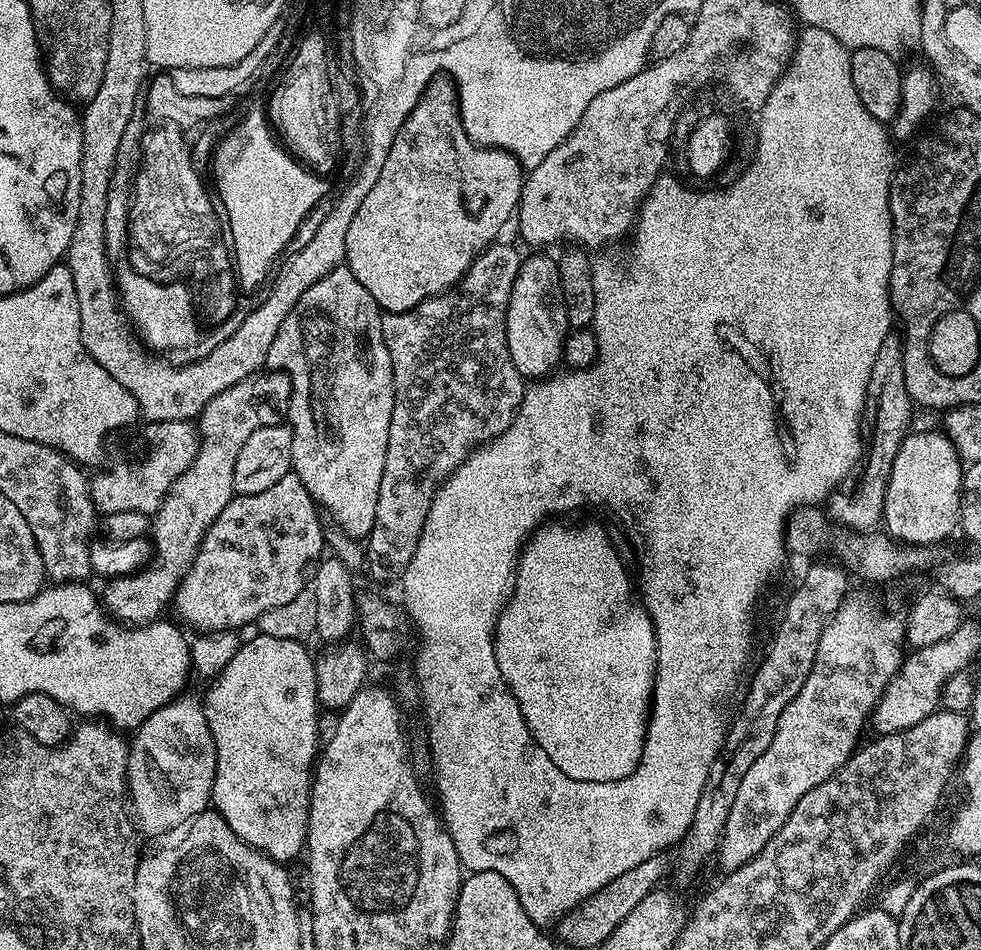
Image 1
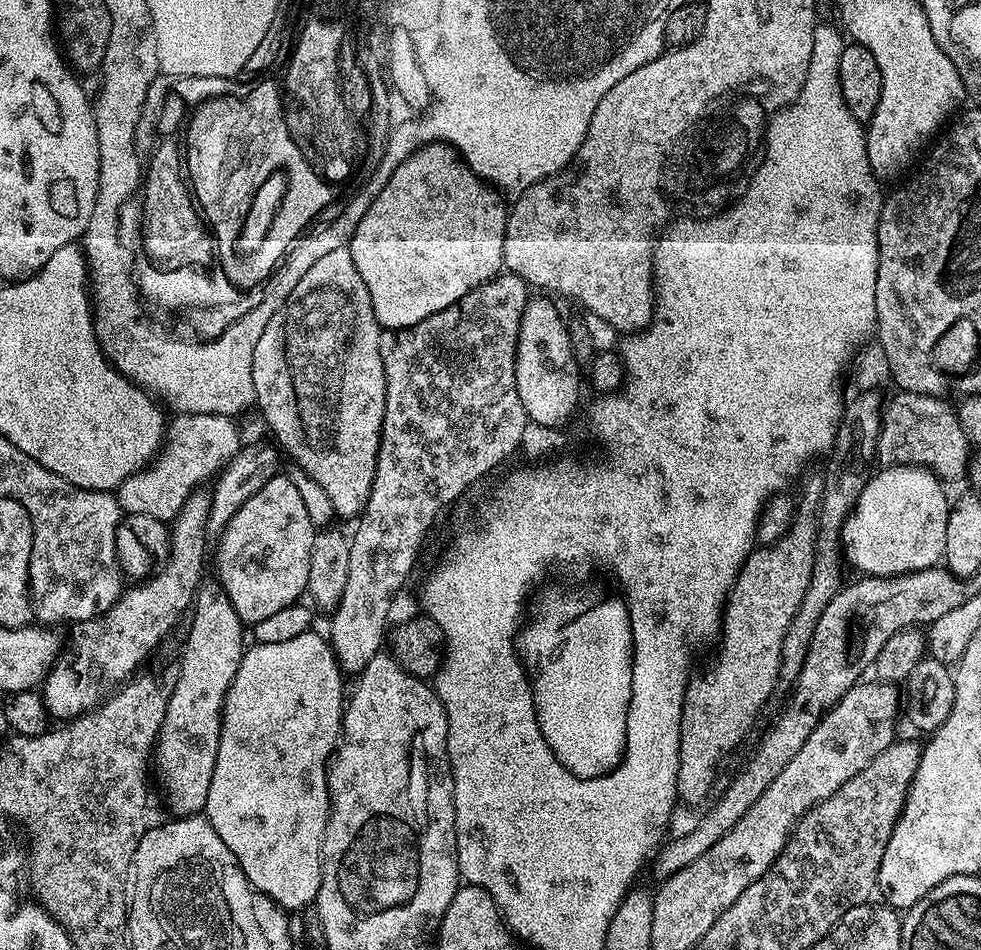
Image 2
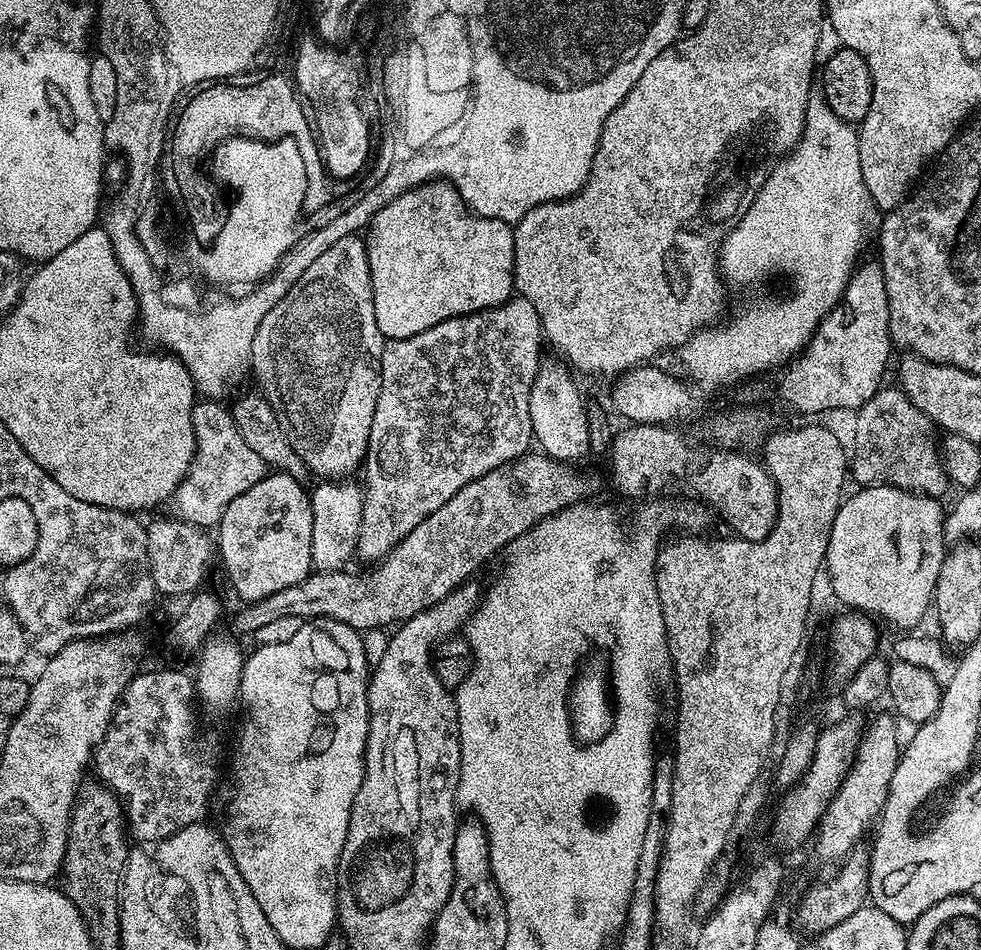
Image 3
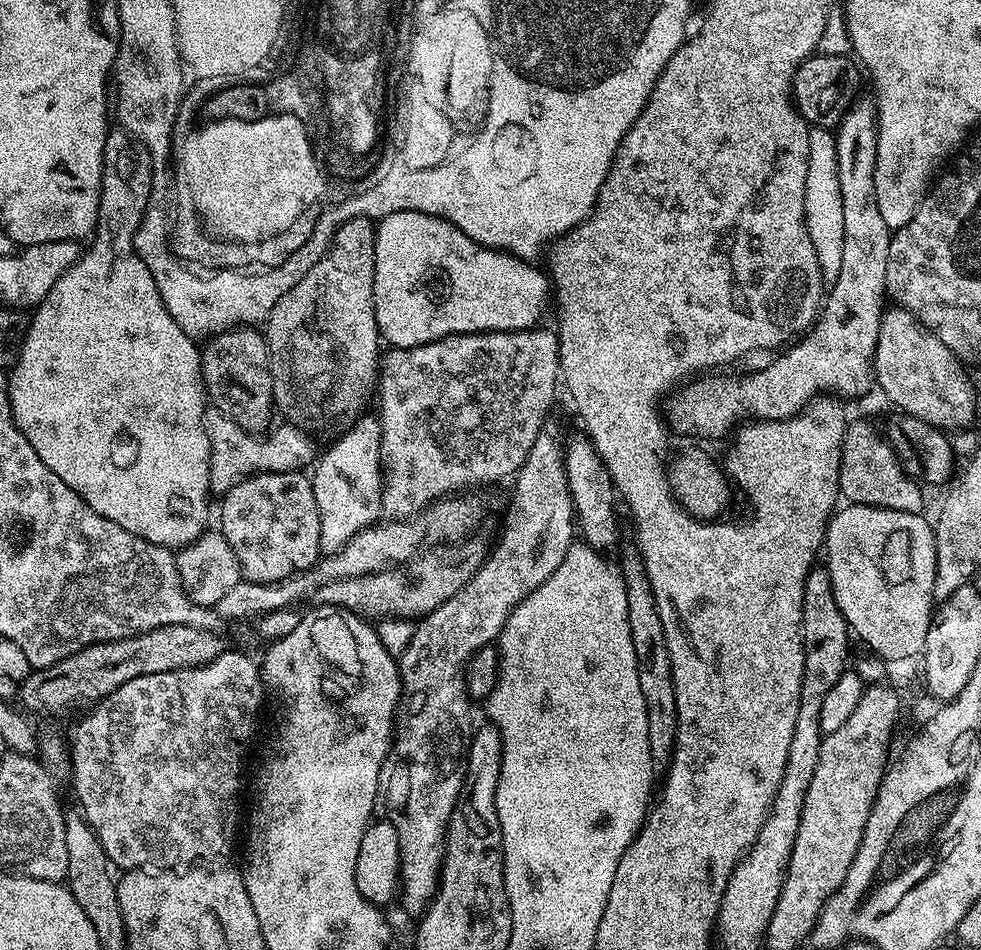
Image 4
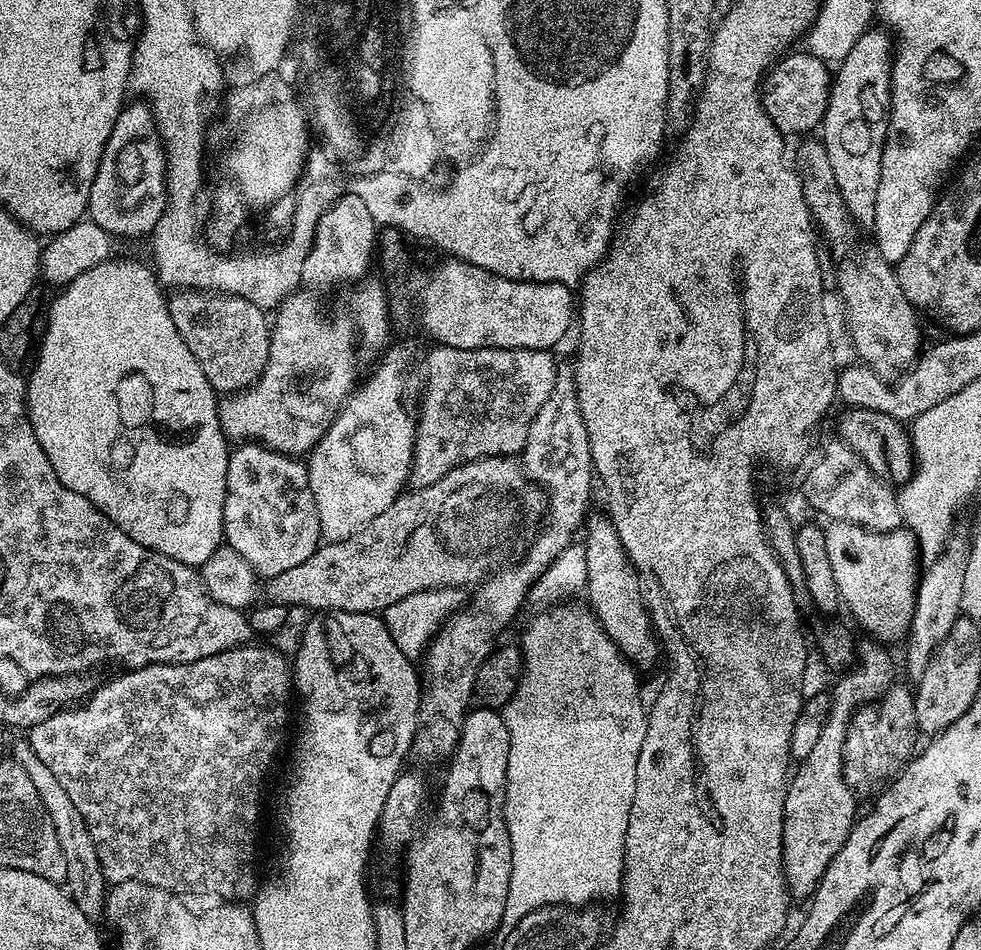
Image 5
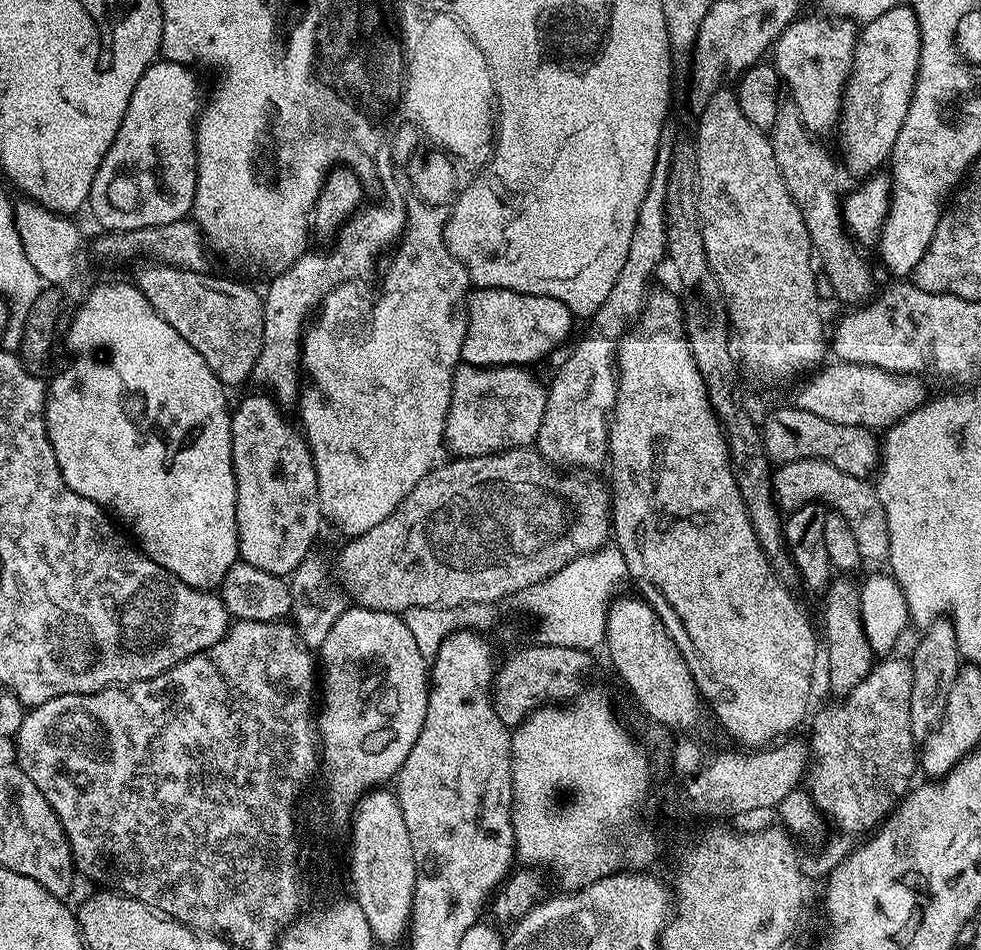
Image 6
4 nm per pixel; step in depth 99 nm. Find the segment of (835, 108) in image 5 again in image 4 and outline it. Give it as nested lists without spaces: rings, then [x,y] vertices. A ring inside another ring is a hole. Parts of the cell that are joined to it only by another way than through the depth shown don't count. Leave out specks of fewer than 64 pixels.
[[[857,98],[853,100],[852,105],[846,110],[846,114],[836,125],[834,135],[836,138],[836,157],[838,158],[838,186],[842,194],[842,230],[844,231],[842,266],[838,266],[838,278],[831,281],[829,288],[832,289],[829,292],[827,289],[826,295],[823,297],[816,323],[808,329],[805,335],[799,337],[787,351],[780,354],[785,354],[785,356],[778,357],[773,364],[768,364],[765,368],[750,373],[749,376],[716,376],[720,374],[712,374],[707,378],[693,379],[691,383],[684,386],[689,386],[689,388],[681,387],[675,394],[669,395],[663,405],[662,412],[666,417],[667,427],[673,433],[685,432],[688,436],[709,436],[710,439],[716,440],[719,436],[726,435],[728,431],[731,433],[745,418],[751,418],[753,421],[788,420],[791,416],[797,416],[810,401],[815,400],[821,394],[831,394],[836,398],[864,396],[871,388],[874,388],[872,359],[878,346],[878,326],[880,319],[884,317],[886,307],[886,289],[888,287],[886,262],[890,258],[890,242],[892,241],[892,232],[886,226],[886,222],[882,222],[882,214],[878,214],[878,194],[874,194],[875,99]]]

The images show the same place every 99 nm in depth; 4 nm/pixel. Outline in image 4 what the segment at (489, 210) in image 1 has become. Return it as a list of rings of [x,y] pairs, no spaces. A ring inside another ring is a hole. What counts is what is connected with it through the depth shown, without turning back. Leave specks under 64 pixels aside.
[[[402,210],[389,216],[383,216],[376,224],[376,245],[374,246],[374,282],[372,283],[372,301],[376,311],[376,325],[383,343],[394,348],[417,348],[423,344],[433,344],[447,336],[470,334],[471,332],[521,332],[527,328],[535,328],[541,323],[540,315],[544,307],[550,304],[550,280],[543,271],[536,269],[535,263],[517,260],[508,252],[498,248],[488,248],[484,244],[474,242],[458,226],[444,219],[443,216],[431,216],[425,212]]]

